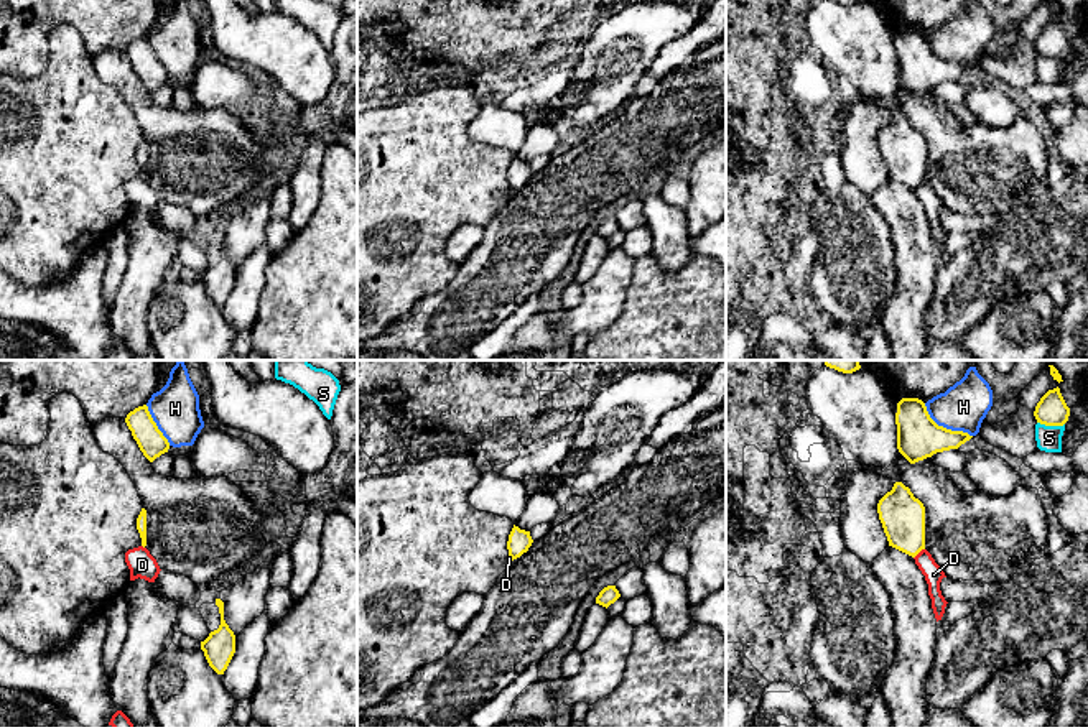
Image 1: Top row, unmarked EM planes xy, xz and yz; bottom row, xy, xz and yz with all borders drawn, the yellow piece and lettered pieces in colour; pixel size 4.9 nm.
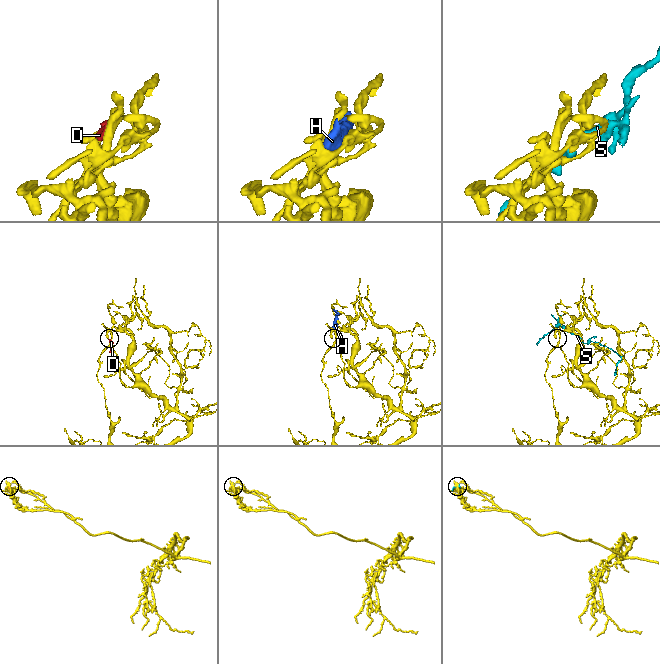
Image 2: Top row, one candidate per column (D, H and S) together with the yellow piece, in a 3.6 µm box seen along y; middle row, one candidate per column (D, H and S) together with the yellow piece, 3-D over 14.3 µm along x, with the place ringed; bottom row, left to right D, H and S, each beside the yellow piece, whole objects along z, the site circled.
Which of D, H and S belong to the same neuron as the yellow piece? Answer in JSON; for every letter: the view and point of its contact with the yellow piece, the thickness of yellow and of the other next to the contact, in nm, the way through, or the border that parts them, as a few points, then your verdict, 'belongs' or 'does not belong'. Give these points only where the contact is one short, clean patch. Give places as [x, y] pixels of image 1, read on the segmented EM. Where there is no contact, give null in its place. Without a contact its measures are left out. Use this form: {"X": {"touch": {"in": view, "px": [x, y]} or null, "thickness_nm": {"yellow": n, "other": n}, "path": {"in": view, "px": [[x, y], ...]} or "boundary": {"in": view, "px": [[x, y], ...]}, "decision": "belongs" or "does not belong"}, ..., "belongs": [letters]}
{"D": {"touch": {"in": "yz", "px": [919, 551]}, "thickness_nm": {"yellow": 220, "other": 90}, "boundary": {"in": "yz", "px": [[924, 548], [914, 558]]}, "decision": "does not belong"}, "H": {"touch": {"in": "yz", "px": [945, 428]}, "thickness_nm": {"yellow": 220, "other": 240}, "decision": "does not belong"}, "S": {"touch": {"in": "yz", "px": [1050, 425]}, "thickness_nm": {"yellow": 150, "other": 130}, "decision": "does not belong"}, "belongs": []}

